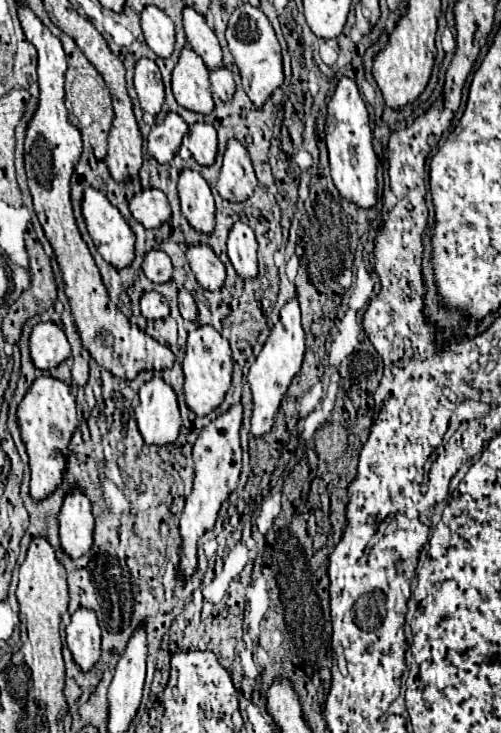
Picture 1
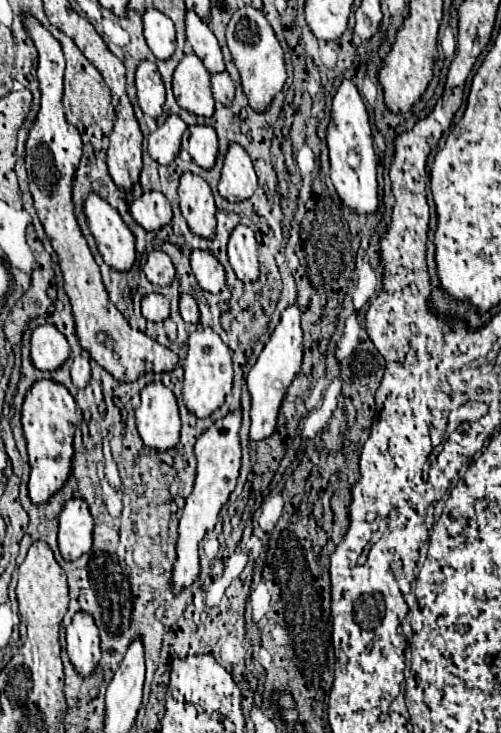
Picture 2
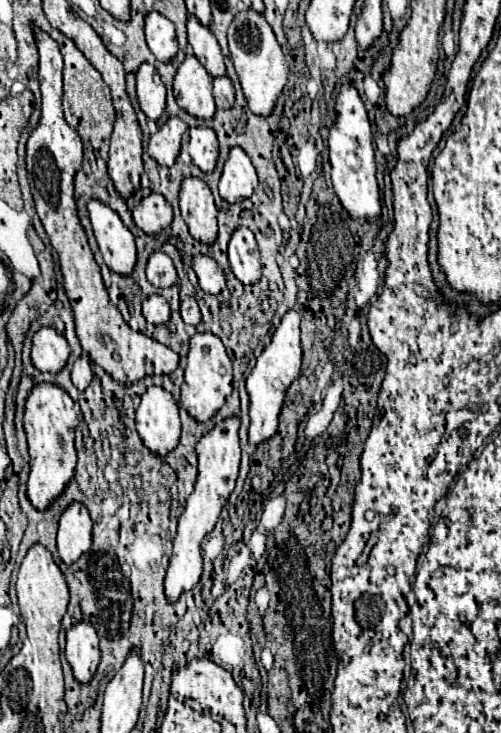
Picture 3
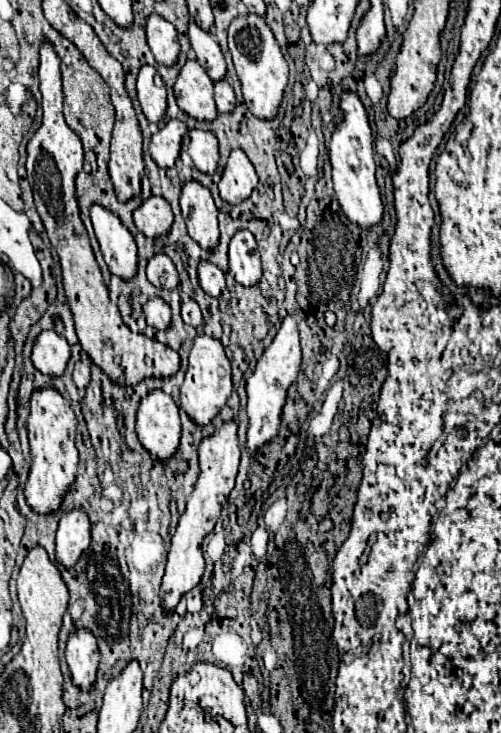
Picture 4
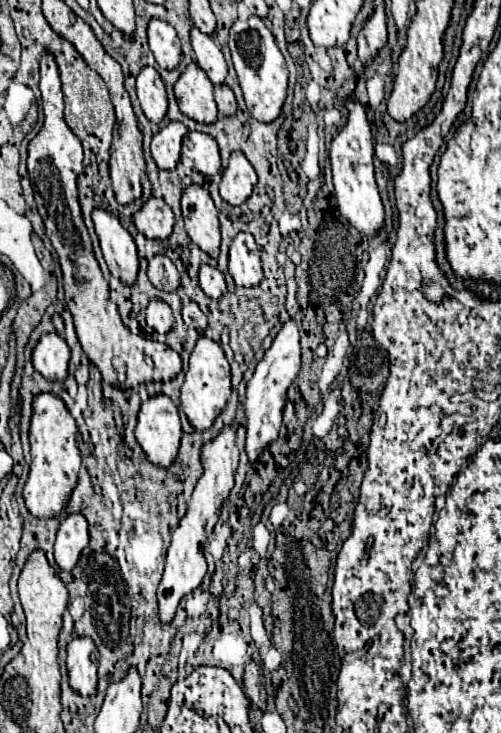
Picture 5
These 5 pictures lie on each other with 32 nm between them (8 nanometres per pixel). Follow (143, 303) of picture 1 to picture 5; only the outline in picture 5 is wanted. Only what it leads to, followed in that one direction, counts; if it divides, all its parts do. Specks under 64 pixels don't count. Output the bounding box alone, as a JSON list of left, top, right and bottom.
[146,300,174,334]

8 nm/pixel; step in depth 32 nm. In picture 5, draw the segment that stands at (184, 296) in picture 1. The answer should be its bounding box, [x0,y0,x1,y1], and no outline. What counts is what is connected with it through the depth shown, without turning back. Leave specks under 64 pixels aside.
[182,300,206,330]

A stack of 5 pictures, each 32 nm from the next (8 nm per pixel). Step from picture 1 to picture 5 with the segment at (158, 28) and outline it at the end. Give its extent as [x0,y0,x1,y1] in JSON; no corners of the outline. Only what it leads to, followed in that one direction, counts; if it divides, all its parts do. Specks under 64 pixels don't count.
[148,18,182,70]

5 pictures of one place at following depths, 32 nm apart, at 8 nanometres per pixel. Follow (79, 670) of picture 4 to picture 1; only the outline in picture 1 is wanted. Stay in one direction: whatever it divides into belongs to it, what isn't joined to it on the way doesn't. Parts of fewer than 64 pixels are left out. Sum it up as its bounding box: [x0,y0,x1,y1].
[66,608,100,670]

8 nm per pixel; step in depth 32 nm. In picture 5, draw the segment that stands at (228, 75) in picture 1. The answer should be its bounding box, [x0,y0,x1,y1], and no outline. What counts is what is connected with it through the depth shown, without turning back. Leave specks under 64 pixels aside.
[214,84,236,116]

